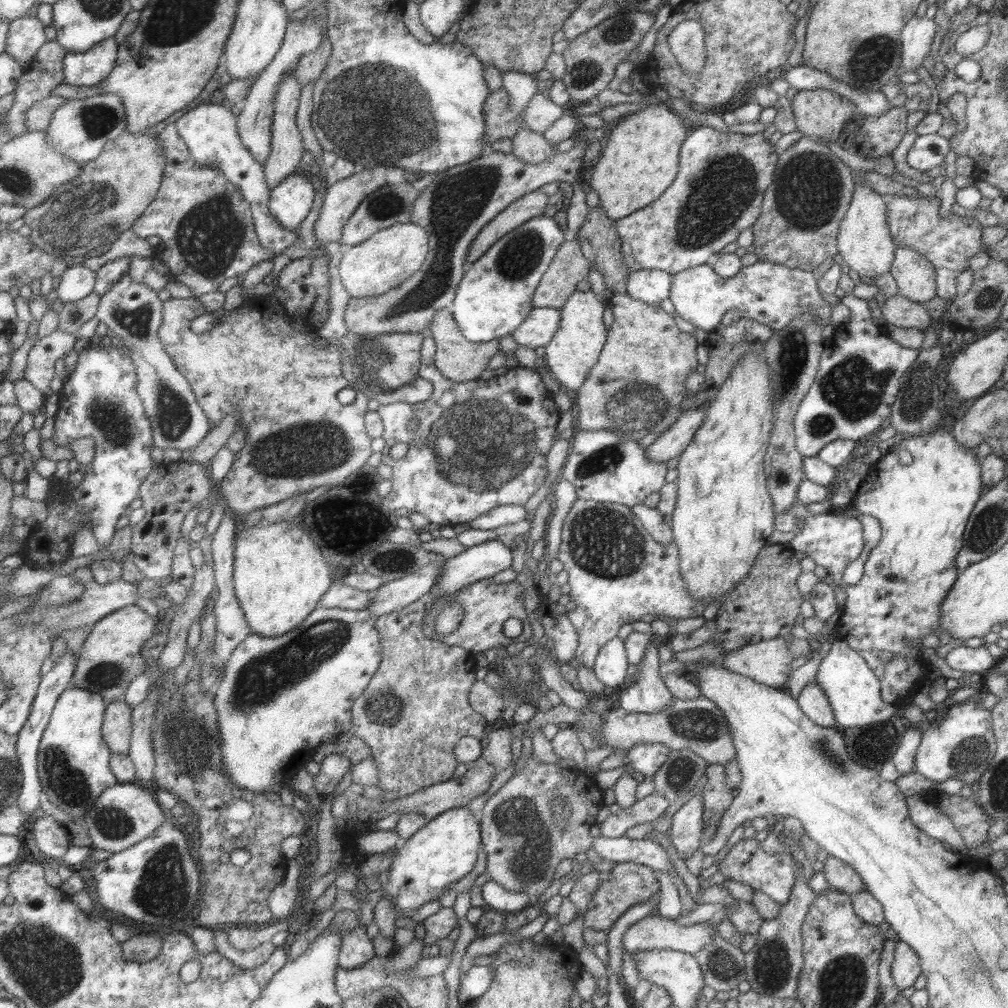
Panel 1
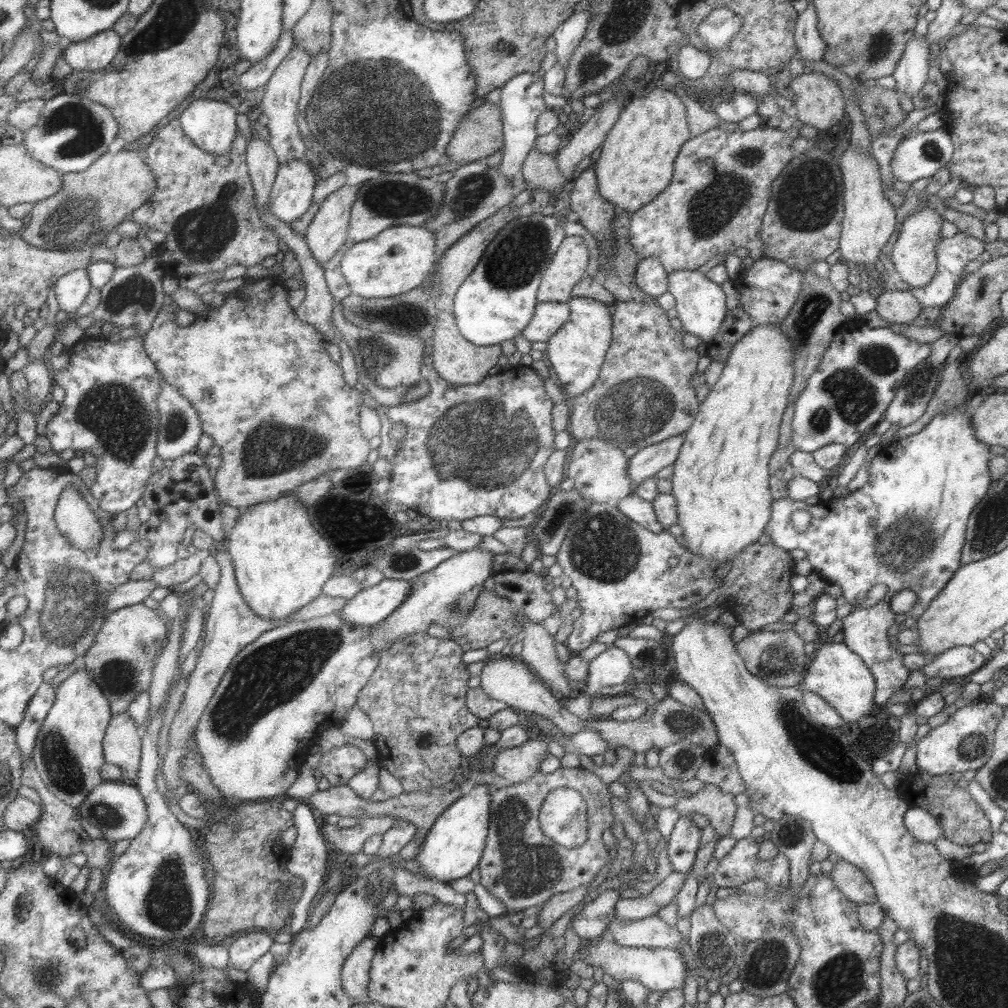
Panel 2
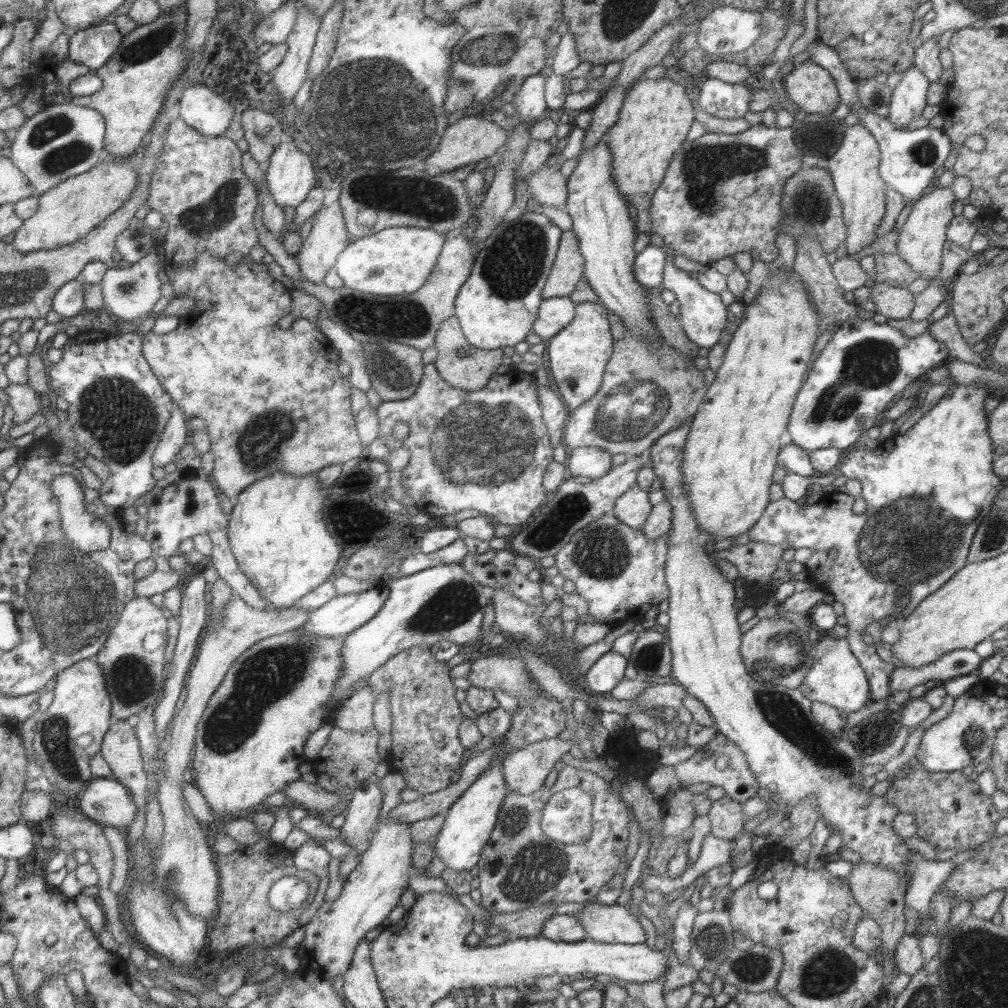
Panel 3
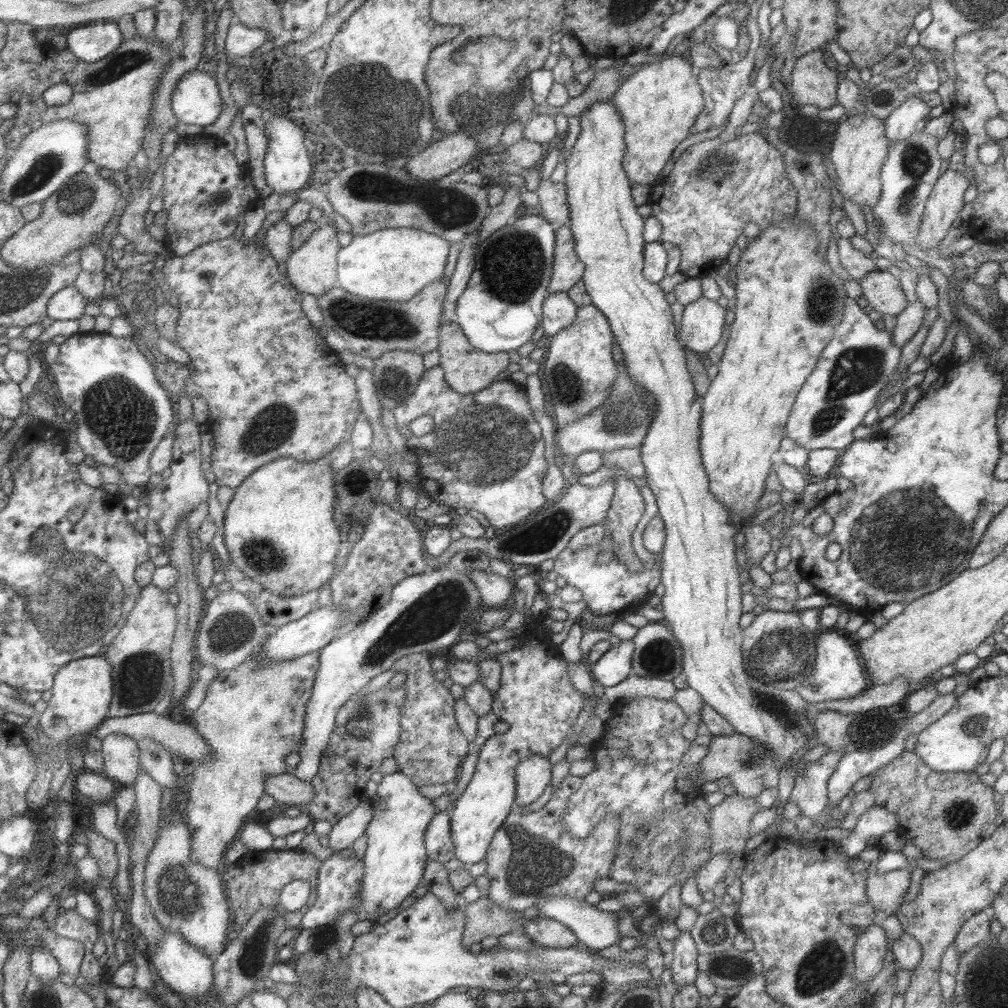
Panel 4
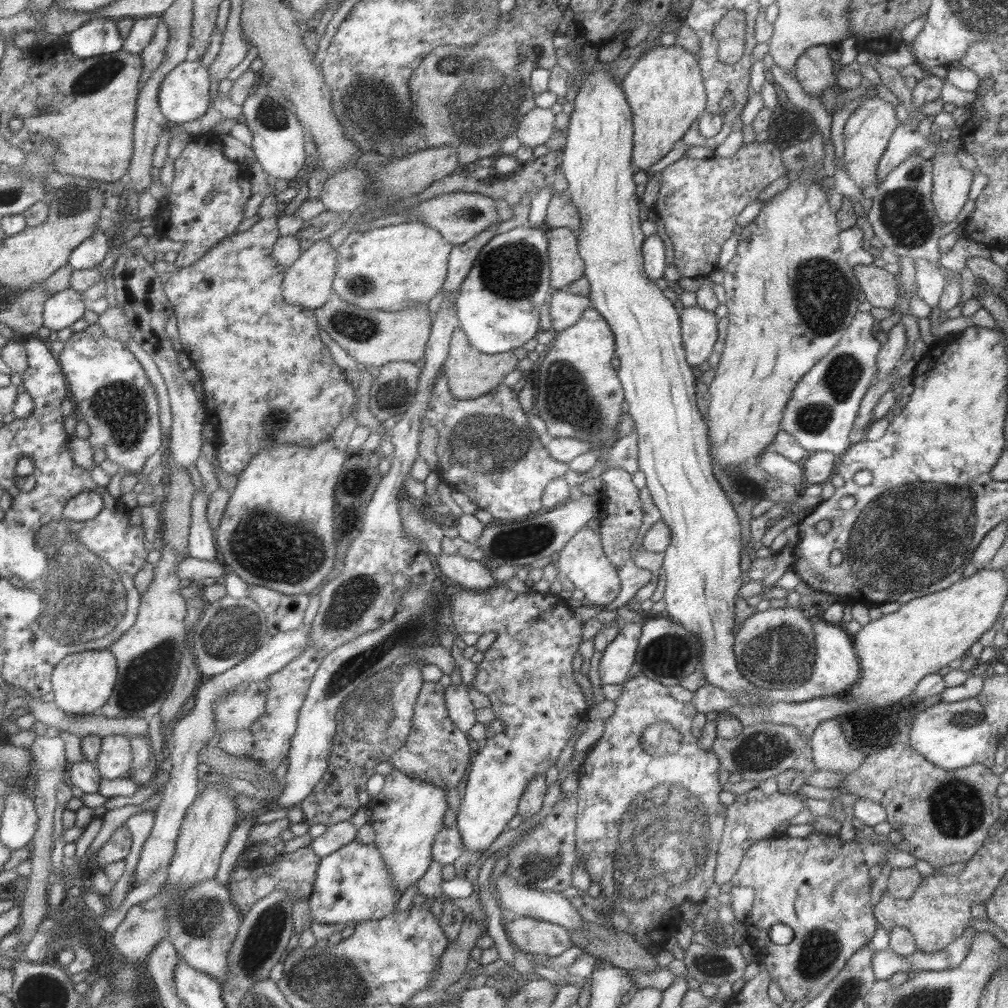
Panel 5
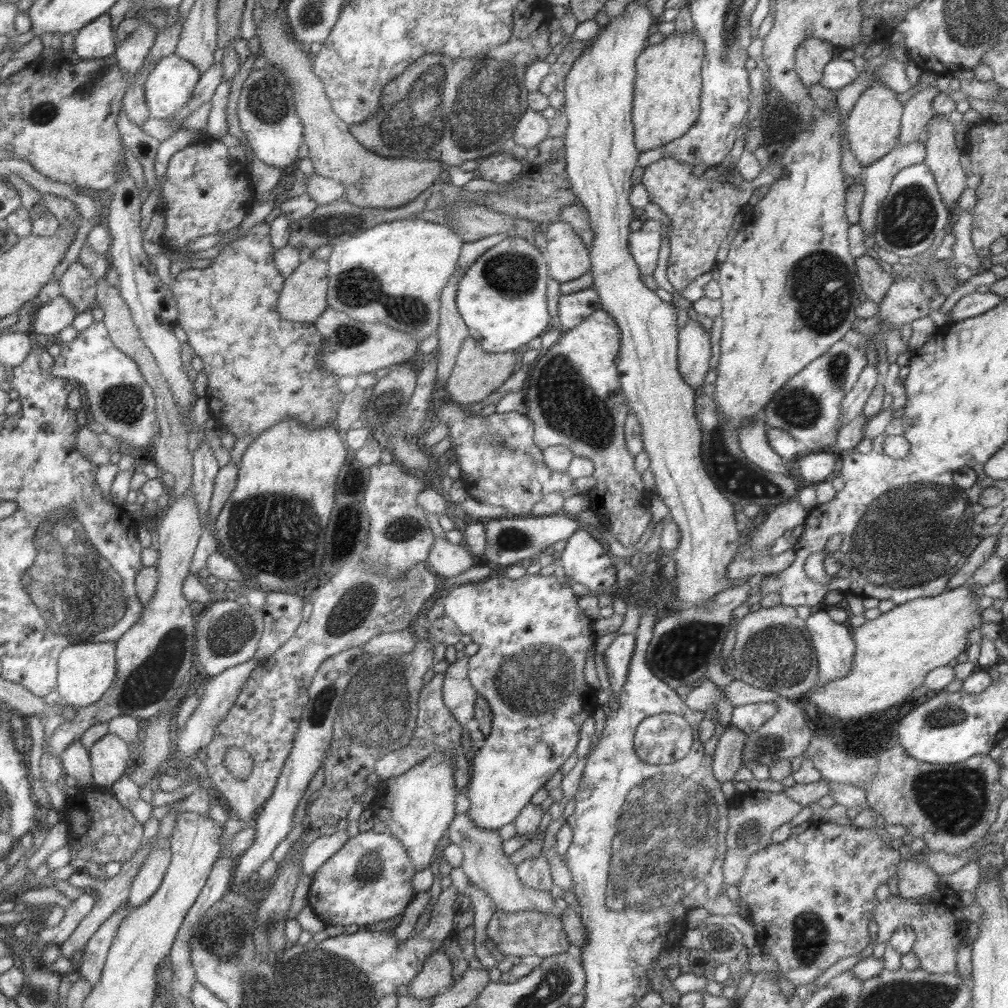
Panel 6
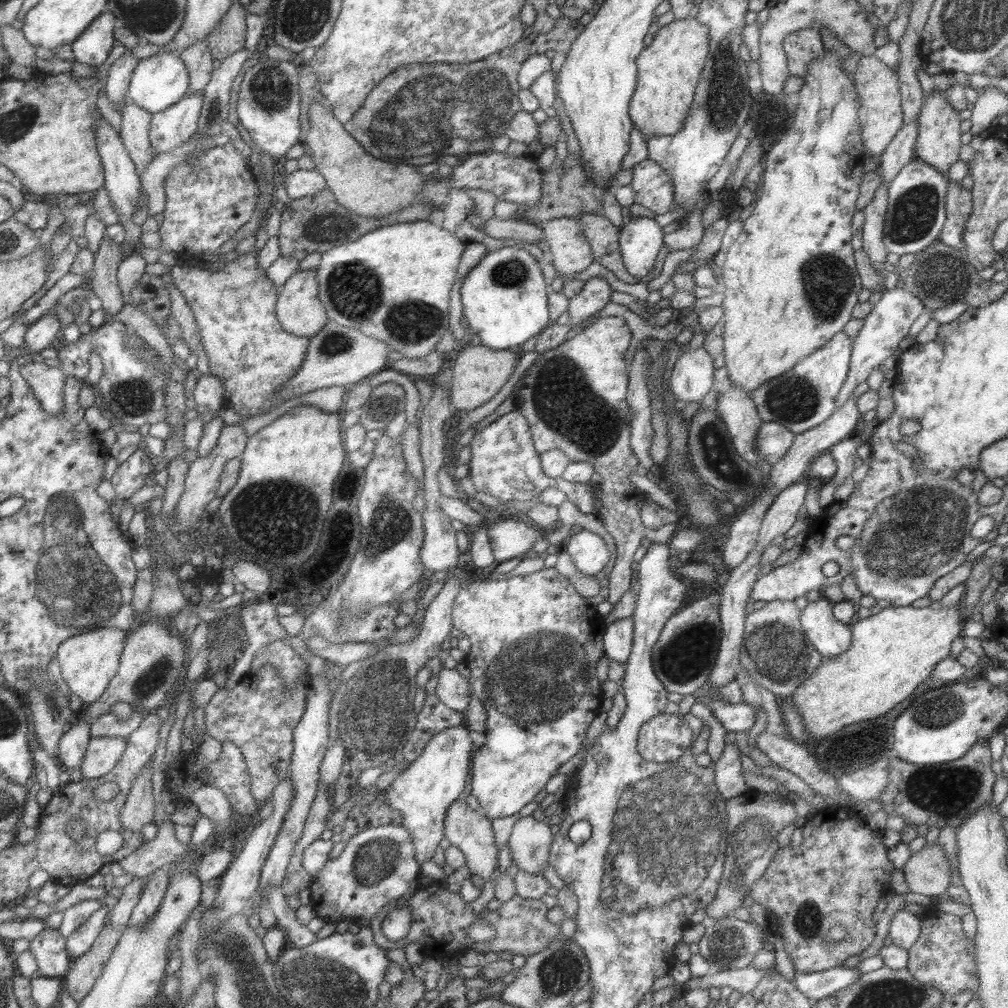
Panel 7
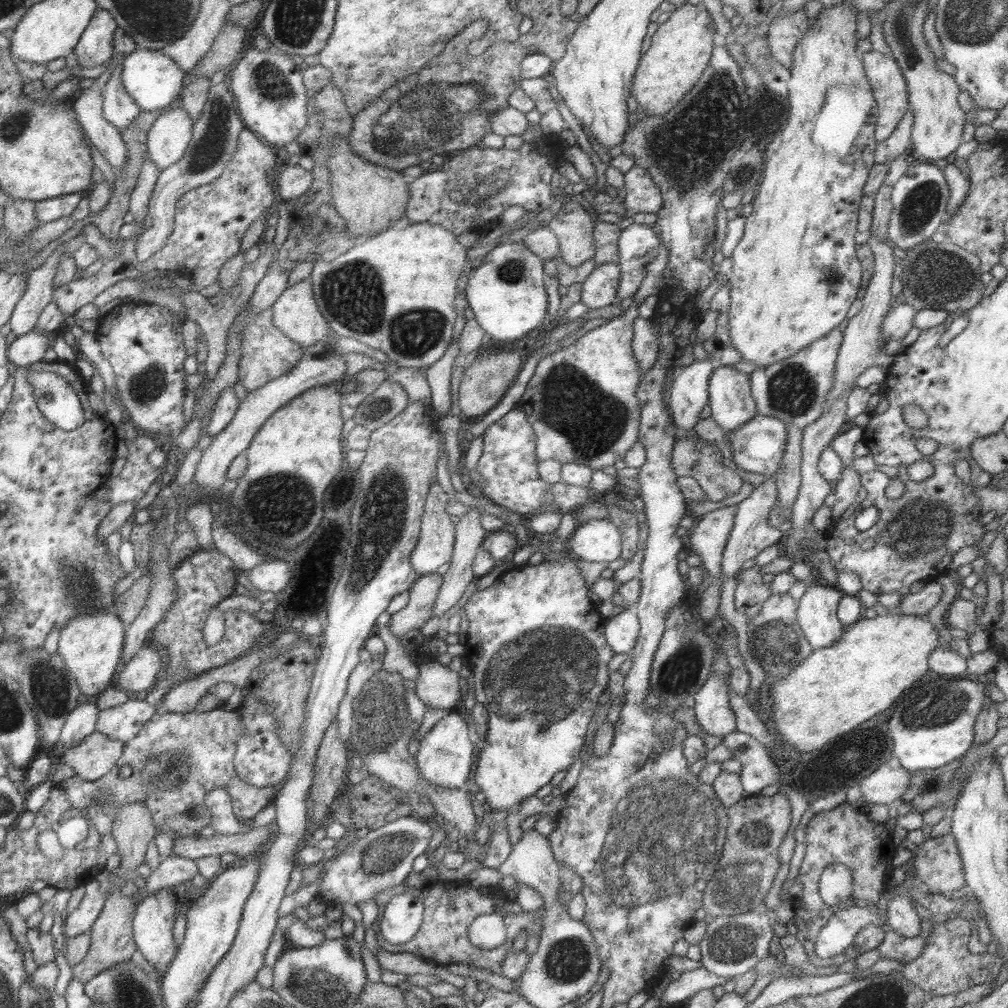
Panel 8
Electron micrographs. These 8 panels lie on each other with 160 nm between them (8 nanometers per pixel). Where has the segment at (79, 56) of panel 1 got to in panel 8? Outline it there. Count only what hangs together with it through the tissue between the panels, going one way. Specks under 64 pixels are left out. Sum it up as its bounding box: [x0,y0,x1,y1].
[75,9,113,68]

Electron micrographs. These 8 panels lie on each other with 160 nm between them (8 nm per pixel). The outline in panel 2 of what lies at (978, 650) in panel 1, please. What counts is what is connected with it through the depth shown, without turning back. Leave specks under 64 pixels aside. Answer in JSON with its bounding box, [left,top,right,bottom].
[920,645,987,678]

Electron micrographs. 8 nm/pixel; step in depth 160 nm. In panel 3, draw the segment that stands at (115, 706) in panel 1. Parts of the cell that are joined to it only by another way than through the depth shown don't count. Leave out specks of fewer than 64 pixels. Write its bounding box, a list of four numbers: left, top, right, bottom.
[99,720,149,842]

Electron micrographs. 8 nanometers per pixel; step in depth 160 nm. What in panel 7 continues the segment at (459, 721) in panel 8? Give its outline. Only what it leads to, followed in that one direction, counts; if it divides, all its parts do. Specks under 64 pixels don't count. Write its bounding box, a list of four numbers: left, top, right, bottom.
[385,725,473,864]

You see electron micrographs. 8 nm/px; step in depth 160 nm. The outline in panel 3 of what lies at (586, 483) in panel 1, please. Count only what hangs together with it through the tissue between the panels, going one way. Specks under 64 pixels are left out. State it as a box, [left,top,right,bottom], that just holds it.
[565,446,611,480]

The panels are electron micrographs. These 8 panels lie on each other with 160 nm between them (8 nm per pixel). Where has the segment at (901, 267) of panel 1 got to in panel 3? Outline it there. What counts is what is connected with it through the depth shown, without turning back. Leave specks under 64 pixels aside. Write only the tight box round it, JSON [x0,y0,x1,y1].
[897,187,955,280]

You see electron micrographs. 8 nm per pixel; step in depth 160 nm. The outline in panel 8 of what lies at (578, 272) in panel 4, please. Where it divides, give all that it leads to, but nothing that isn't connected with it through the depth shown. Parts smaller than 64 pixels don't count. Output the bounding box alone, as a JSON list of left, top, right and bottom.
[546,201,597,266]

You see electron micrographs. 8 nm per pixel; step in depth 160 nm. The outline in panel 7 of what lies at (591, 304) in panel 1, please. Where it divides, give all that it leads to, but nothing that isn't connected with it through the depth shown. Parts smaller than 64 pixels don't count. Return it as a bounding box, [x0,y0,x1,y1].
[516,316,684,606]

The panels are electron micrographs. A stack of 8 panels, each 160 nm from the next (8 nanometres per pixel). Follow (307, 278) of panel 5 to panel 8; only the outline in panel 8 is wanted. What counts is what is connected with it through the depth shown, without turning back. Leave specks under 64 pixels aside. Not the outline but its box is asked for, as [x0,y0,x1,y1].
[270,280,330,350]

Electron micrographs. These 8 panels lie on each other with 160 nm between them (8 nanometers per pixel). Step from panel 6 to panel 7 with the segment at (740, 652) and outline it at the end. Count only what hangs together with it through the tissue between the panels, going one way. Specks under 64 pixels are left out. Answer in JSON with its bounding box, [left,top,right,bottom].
[740,600,822,700]

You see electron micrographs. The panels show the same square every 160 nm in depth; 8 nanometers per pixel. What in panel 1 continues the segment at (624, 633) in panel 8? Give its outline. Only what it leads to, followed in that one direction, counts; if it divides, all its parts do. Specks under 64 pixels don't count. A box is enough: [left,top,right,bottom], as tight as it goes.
[591,636,627,686]

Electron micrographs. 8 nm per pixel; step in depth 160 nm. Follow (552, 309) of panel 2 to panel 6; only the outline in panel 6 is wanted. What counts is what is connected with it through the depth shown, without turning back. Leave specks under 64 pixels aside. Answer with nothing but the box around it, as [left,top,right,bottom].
[556,288,601,331]

